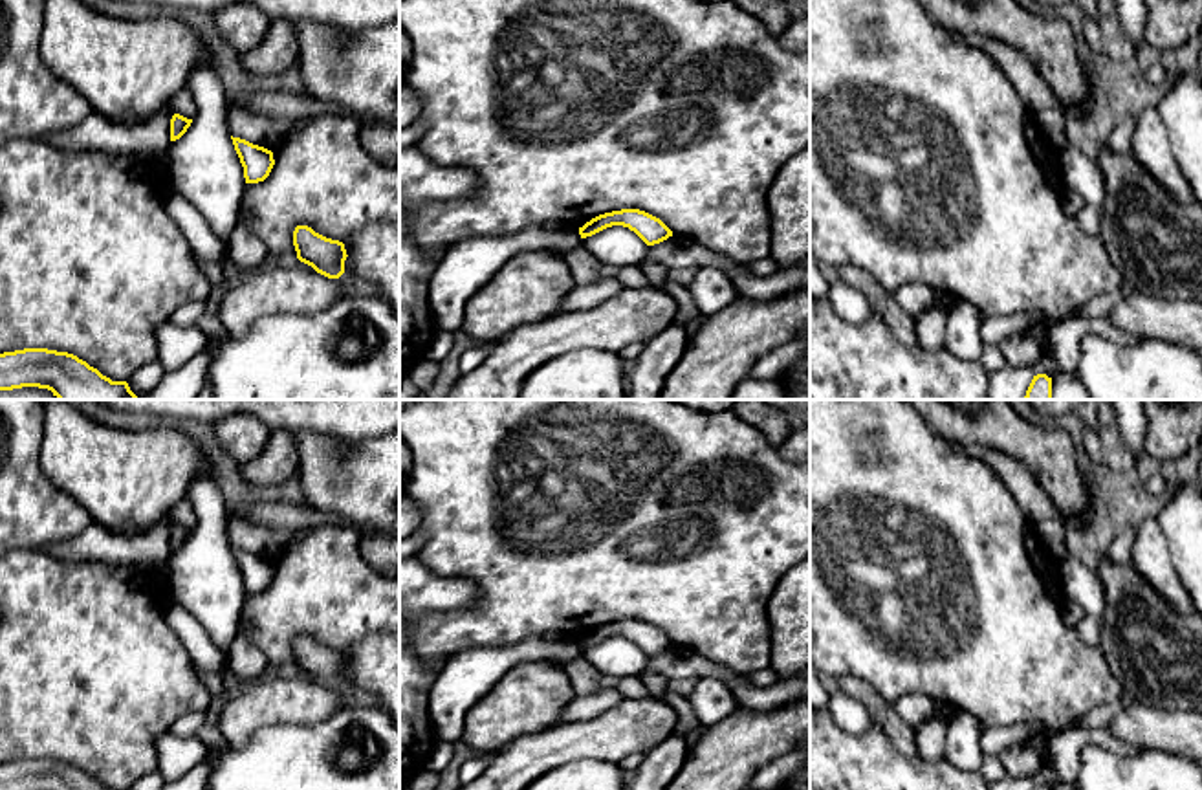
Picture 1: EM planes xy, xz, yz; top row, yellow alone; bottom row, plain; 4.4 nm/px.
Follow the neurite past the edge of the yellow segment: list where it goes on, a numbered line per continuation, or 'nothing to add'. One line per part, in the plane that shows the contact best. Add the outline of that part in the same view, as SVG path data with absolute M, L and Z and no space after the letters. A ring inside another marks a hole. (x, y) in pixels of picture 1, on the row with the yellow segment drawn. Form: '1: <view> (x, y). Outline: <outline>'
nothing to add

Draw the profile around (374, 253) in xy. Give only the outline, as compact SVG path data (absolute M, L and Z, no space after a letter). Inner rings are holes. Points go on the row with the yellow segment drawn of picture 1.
M399 222L370 224L352 240L343 242L346 249L344 273L374 282L381 295L399 315Z

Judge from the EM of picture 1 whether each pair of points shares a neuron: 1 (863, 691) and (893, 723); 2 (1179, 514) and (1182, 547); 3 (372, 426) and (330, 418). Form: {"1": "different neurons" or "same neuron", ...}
{"1": "same neuron", "2": "same neuron", "3": "same neuron"}

